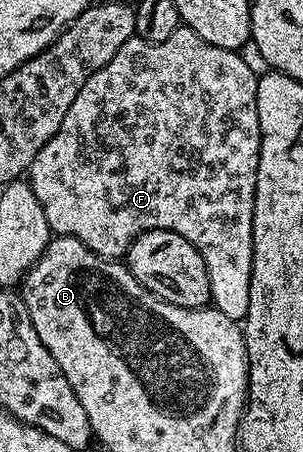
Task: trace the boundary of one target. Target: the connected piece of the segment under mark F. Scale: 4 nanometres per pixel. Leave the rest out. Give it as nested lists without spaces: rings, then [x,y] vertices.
[[[181,26],[174,30],[174,34],[170,34],[170,38],[166,38],[166,42],[158,42],[151,44],[139,38],[127,40],[122,46],[122,50],[118,50],[118,54],[114,54],[114,58],[110,58],[110,62],[106,62],[106,66],[102,66],[91,76],[86,82],[86,86],[82,86],[82,90],[78,90],[78,98],[74,98],[74,102],[70,102],[70,110],[66,110],[66,118],[62,118],[62,126],[58,126],[58,134],[54,134],[54,138],[50,138],[50,142],[46,142],[46,146],[42,146],[42,150],[38,150],[38,154],[34,158],[30,169],[30,183],[34,190],[34,198],[38,198],[38,202],[42,202],[42,214],[46,214],[46,222],[51,226],[53,233],[57,236],[73,236],[78,238],[78,242],[82,242],[90,250],[94,250],[94,254],[105,258],[124,258],[128,255],[128,247],[141,236],[143,232],[150,230],[170,230],[174,234],[182,234],[182,238],[186,238],[193,246],[202,254],[202,258],[206,262],[206,270],[210,274],[210,282],[212,283],[211,303],[222,314],[226,314],[226,318],[243,322],[246,318],[246,310],[250,306],[250,274],[252,273],[252,219],[254,218],[254,194],[256,193],[256,179],[258,178],[258,158],[260,157],[260,123],[258,122],[258,72],[255,72],[246,61],[240,57],[239,51],[230,48],[219,48],[210,42],[206,42],[198,35],[195,30],[187,26]]]

